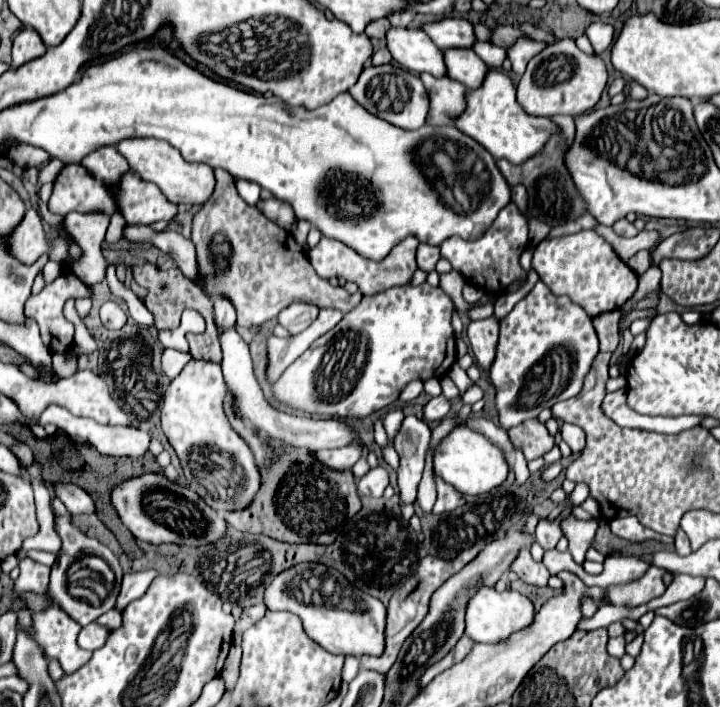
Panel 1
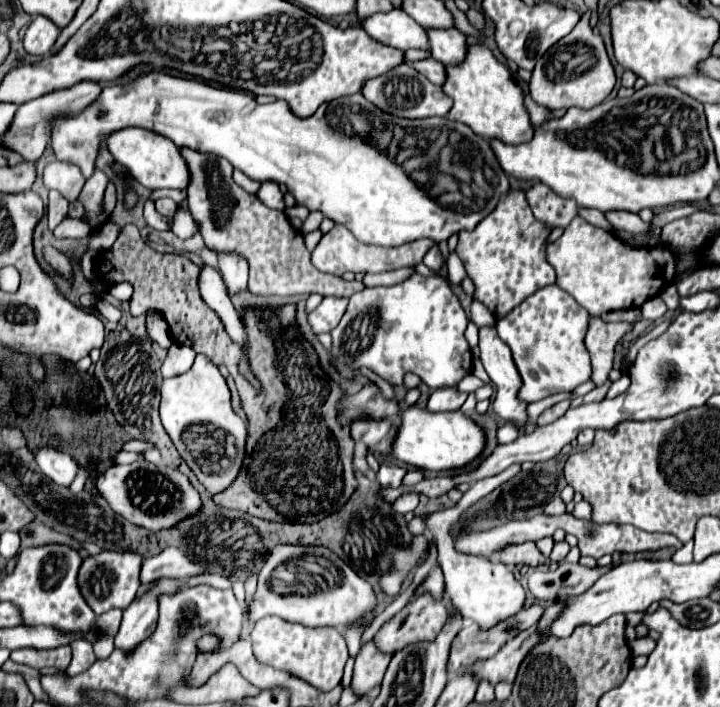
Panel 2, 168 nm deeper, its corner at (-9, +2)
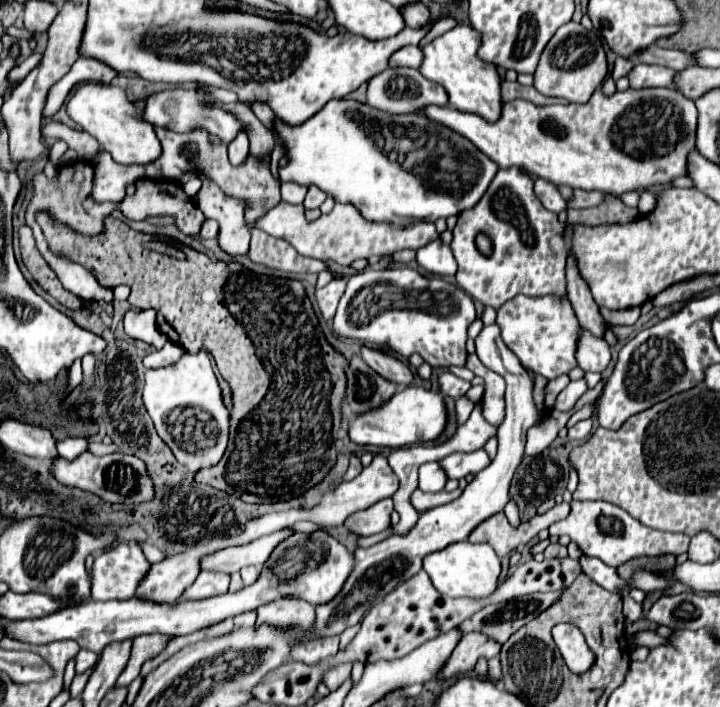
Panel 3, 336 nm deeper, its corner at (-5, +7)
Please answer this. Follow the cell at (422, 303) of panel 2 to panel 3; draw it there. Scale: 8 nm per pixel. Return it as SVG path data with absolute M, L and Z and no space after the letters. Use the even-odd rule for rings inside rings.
M365 268L349 278L347 290L333 318L333 332L343 338L391 350L401 360L419 354L429 366L465 366L467 326L475 320L475 306L469 294L443 278L423 276L413 268Z

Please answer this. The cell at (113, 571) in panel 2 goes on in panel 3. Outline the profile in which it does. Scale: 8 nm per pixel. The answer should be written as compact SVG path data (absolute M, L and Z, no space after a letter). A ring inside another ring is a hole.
M121 542L115 550L97 554L91 568L91 598L99 602L131 600L149 566L137 542Z

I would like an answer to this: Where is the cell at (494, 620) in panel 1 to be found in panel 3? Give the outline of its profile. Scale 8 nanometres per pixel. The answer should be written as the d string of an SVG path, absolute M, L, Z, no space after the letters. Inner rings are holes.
M455 542L423 560L423 570L429 574L433 586L451 598L489 598L499 586L501 560L489 544Z

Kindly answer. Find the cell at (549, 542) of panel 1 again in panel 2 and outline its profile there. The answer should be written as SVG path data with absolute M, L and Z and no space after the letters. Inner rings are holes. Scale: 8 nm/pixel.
M561 541L561 543L555 543L549 559L551 559L553 563L561 563L561 561L567 557L567 553L569 553L569 545L567 545L565 541Z

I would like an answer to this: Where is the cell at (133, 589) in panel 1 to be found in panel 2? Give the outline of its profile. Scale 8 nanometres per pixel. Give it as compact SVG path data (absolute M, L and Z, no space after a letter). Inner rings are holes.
M167 547L159 555L147 557L141 567L141 583L147 585L163 575L171 575L175 579L189 579L193 575L207 573L205 565L193 563L187 555L179 553L177 547Z

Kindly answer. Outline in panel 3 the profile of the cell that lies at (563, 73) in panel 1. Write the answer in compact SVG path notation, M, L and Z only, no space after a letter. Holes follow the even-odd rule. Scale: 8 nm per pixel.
M579 22L563 24L545 46L533 76L533 86L543 96L557 96L575 104L587 104L591 94L601 86L603 78L607 76L607 58L597 32L585 30Z

